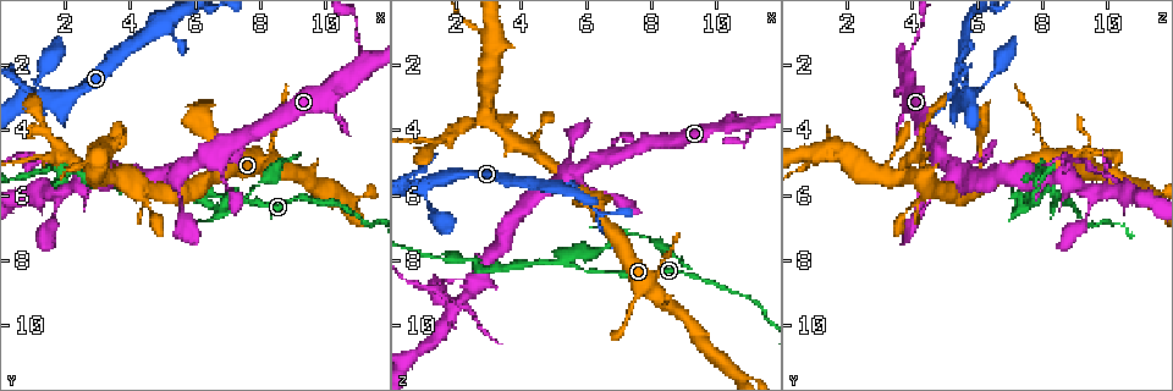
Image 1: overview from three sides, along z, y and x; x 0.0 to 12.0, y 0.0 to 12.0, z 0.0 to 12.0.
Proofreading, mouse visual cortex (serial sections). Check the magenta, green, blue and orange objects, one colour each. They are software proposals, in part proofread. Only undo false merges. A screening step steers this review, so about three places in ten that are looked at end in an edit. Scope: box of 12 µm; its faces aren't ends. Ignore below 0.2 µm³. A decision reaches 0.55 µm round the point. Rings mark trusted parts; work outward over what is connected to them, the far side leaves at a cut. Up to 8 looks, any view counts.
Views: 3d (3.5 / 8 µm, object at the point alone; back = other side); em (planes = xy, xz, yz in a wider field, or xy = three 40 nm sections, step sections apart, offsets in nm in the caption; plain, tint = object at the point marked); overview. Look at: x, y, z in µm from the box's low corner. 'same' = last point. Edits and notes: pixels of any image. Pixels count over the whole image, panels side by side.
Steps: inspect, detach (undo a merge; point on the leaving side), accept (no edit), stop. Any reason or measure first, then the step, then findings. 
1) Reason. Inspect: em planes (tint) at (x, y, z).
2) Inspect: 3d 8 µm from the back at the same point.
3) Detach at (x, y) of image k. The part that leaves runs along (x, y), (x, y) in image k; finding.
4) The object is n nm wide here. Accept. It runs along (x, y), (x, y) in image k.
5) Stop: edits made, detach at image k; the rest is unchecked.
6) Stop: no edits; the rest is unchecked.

Thick turns thin. Inspect: 3d 8 µm at (0.9, 3.1, 5.8).

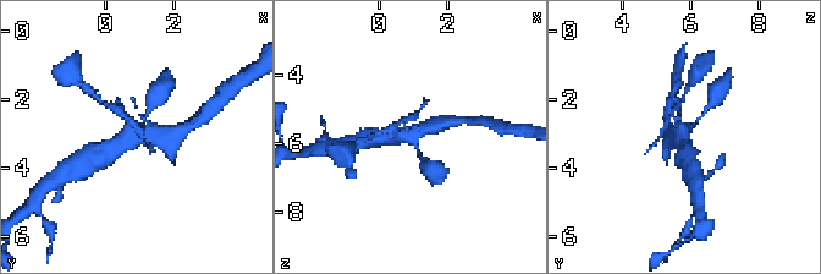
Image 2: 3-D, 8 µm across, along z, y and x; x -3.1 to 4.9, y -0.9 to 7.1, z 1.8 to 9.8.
Need the tissue. Inspect: em planes (tint) at (0.9, 3.1, 5.7).

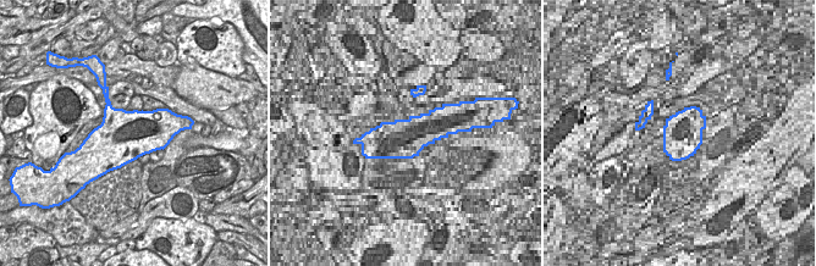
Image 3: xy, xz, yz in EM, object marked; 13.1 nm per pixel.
Detach at (119, 107) of image 2. Two cells meet here.

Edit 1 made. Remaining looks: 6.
Inspect: overview.

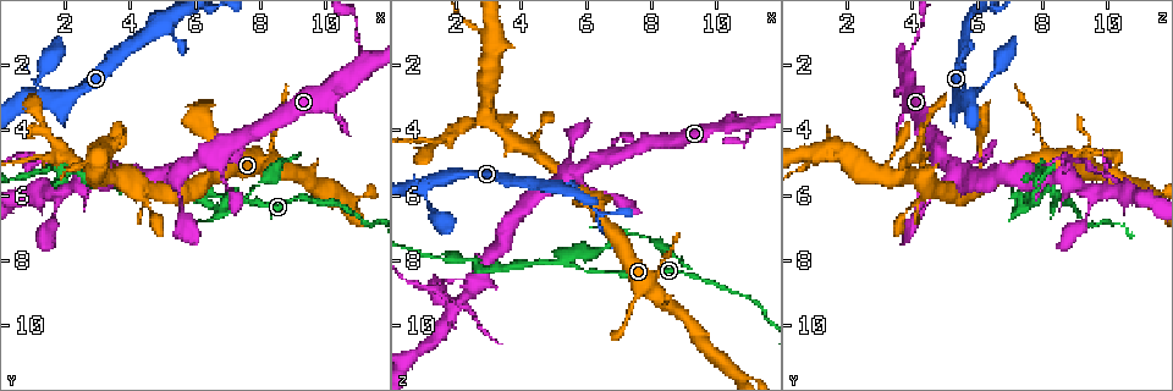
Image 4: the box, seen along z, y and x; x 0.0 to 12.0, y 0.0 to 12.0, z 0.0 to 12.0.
Two arms in line, one across. Inspect: 3d 3.5 µm at (2.3, 5.2, 8.6).

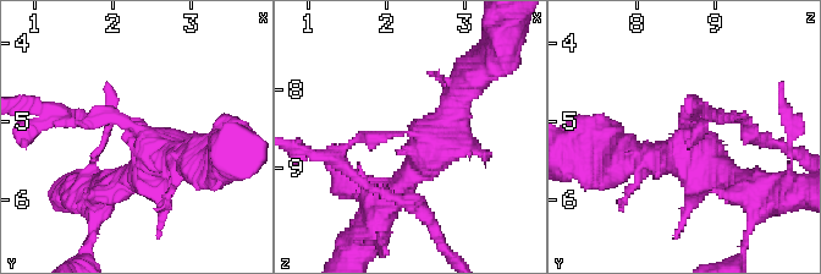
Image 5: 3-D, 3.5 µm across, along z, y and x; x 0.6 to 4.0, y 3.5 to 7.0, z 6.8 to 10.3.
Inspect: em xy step 5 (tint) at (2.40, 5.25, 8.50).

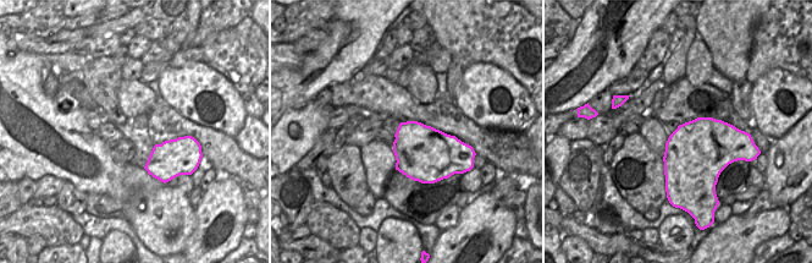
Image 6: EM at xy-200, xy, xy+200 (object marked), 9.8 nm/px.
Accept. One cell here.

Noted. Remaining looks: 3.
Three-way junction. Inspect: 3d 8 µm at (2.8, 5.2, 3.7).

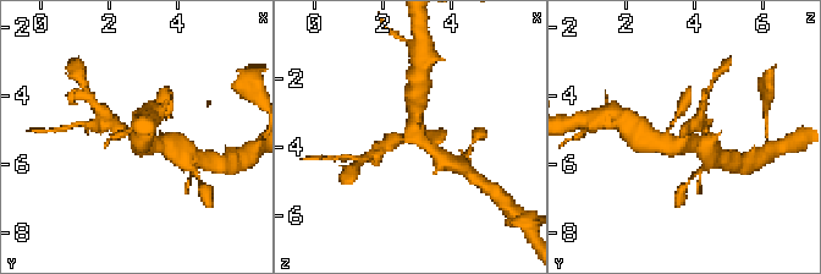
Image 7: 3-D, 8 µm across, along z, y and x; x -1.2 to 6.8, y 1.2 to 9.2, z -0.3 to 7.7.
Closer look. Inspect: 3d 3.5 µm at (2.9, 5.2, 3.8).

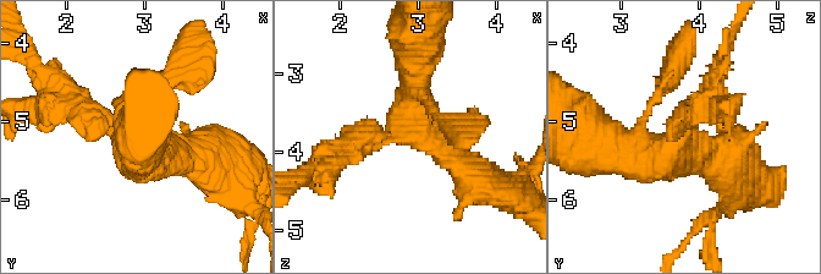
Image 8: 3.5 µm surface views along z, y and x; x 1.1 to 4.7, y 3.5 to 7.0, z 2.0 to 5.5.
Now the EM. Inspect: em planes (tint) at (2.80, 5.25, 3.75).

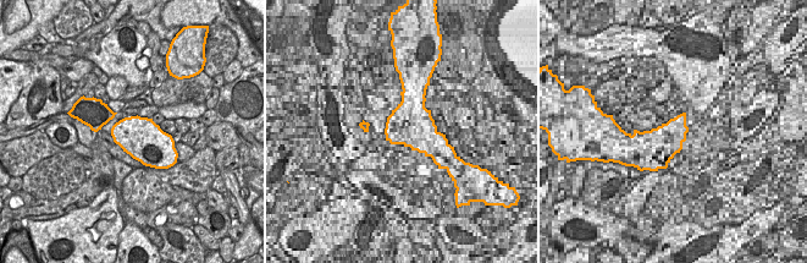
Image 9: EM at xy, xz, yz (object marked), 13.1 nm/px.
Detach at (683, 111) of image 8. The part that leaves runs along (692, 126), (726, 47) in image 8; a second cell is stuck on.

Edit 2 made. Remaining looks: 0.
Stop: edits made, detach at image 2, detach at image 8; the rest is unchecked.

